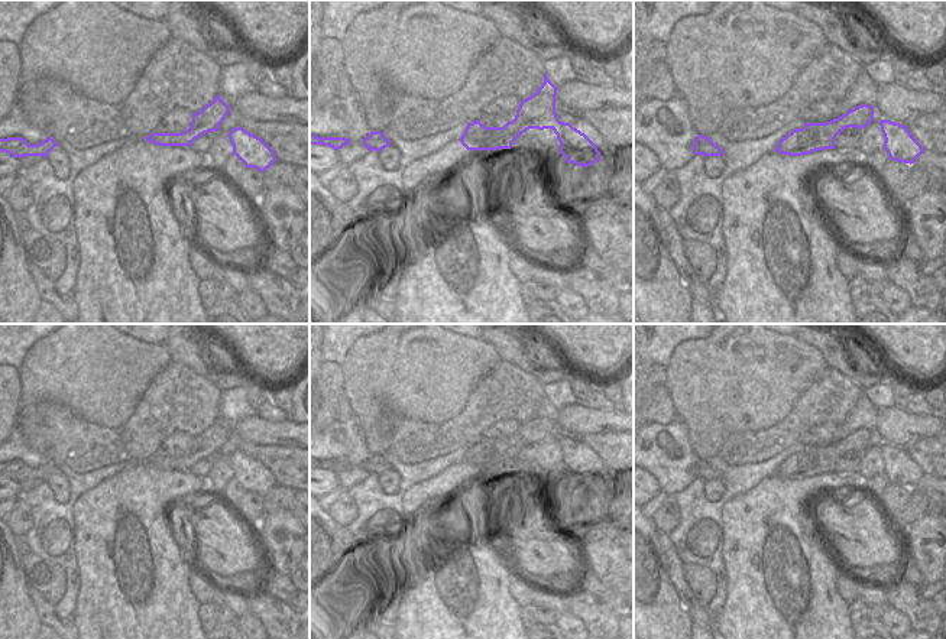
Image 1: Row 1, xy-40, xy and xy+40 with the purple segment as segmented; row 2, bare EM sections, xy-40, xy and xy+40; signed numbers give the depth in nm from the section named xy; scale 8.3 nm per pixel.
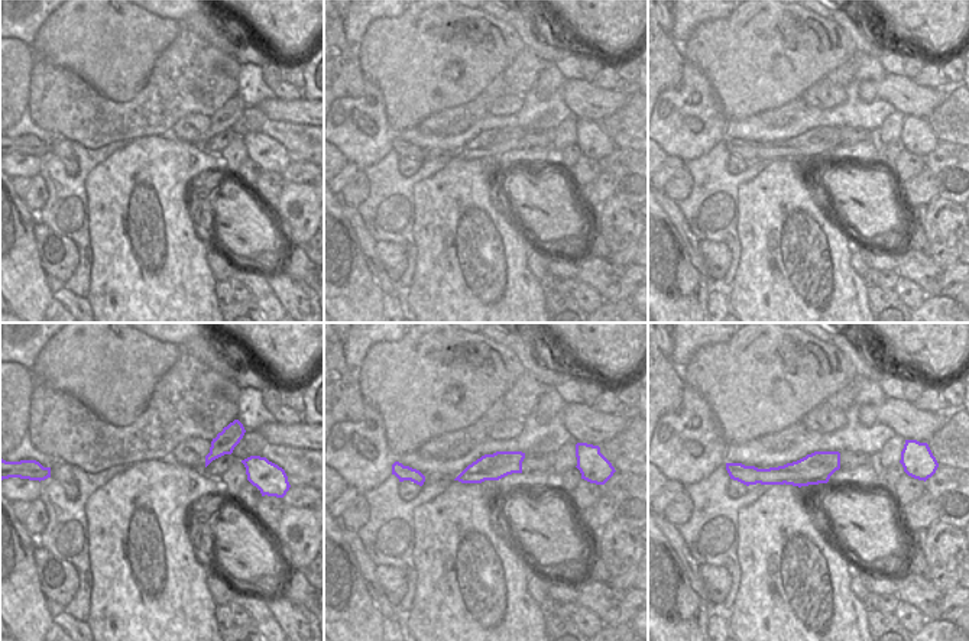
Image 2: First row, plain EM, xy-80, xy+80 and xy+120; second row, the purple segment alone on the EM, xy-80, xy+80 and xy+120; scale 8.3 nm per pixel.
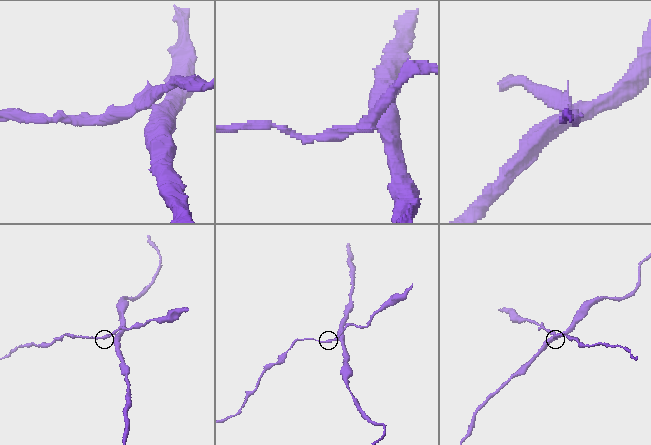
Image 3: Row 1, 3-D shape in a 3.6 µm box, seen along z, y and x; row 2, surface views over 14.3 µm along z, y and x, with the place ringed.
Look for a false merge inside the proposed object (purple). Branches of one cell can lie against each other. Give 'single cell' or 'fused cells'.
fused cells

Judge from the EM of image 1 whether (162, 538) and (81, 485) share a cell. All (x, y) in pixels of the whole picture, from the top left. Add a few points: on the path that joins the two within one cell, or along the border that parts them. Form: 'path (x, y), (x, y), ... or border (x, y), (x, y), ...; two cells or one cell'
border (119, 473), (86, 490), (74, 505), (73, 519); two cells

